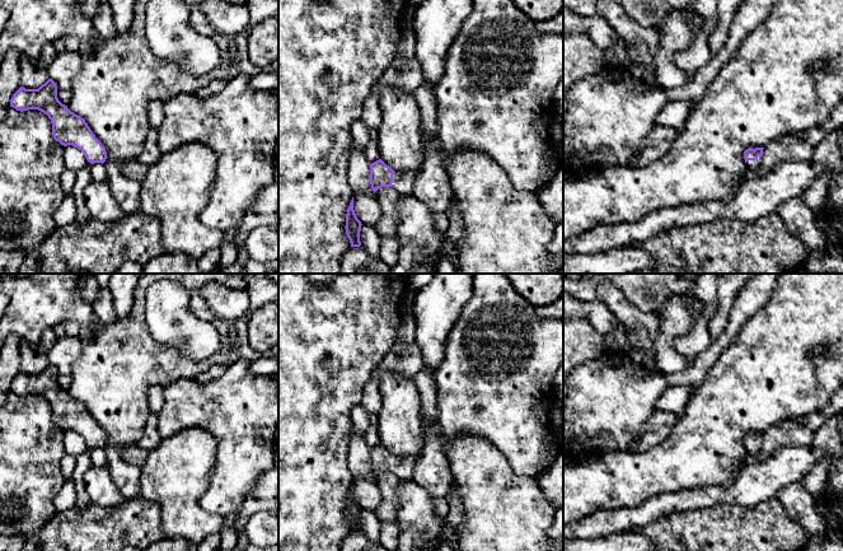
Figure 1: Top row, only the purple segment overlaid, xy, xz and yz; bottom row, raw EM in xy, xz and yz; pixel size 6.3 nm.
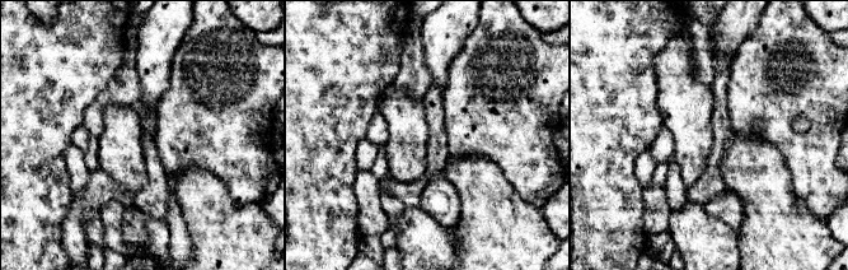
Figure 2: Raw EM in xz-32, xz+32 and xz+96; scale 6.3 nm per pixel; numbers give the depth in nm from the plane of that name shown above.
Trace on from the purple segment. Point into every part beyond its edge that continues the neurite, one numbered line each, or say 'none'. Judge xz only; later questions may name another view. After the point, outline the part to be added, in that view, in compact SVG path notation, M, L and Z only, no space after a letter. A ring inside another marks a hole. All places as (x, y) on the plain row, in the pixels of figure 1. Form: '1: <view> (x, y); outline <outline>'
1: xz (403, 467); outline M395 457L393 461L392 472L397 475L402 481L408 481L413 476L415 464L416 464L416 458Z

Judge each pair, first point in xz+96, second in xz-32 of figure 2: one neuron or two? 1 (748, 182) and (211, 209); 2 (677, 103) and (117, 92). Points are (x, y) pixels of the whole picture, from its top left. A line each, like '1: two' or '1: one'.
1: one
2: two

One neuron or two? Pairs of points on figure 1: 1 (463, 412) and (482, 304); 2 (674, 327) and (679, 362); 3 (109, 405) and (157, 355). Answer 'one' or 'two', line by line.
1: one
2: one
3: one

